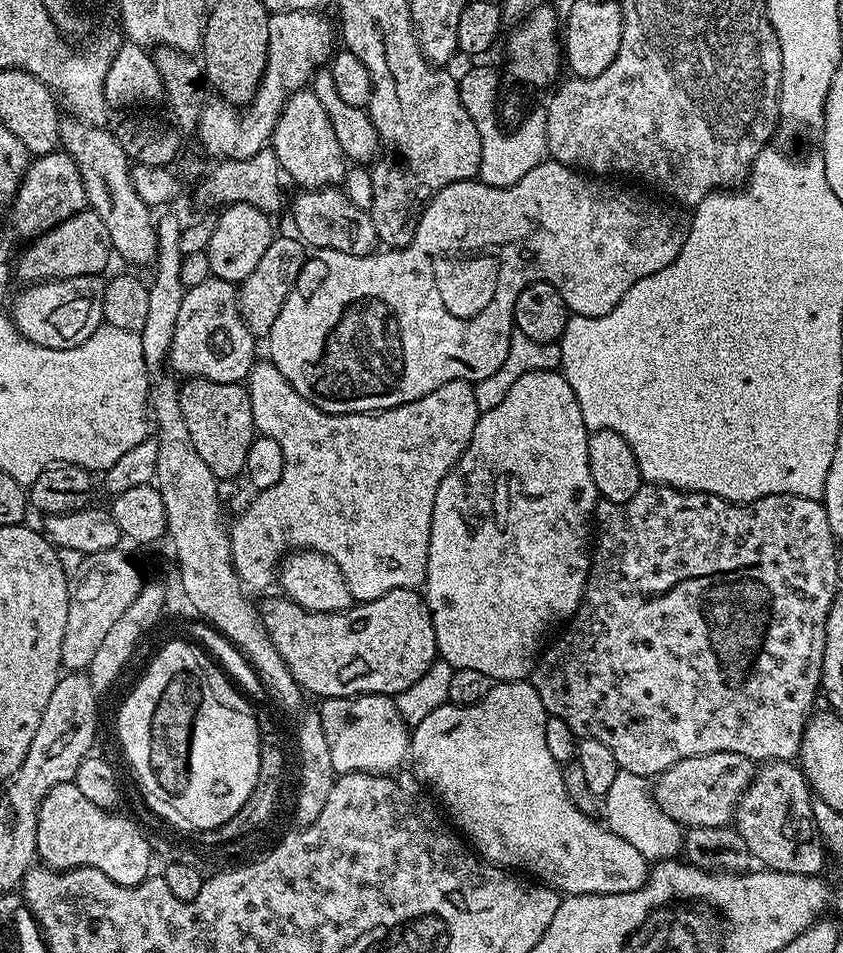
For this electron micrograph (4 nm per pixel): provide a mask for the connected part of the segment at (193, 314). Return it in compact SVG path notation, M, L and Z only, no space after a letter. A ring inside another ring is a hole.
M209 275L206 282L198 282L198 286L185 291L166 364L180 378L201 376L210 382L238 384L247 381L257 359L256 344L257 337L250 334L246 322L240 317L237 285Z

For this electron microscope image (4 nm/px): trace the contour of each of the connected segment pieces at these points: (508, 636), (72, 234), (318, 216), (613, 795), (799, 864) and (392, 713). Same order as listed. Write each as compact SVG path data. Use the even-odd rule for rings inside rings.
M556 370L522 374L522 378L518 378L518 382L510 386L510 390L506 390L506 398L502 398L502 402L498 402L494 410L480 413L480 421L474 426L474 434L470 438L468 449L461 454L458 462L446 474L446 478L442 478L438 494L434 494L428 573L422 585L422 595L428 602L428 609L434 622L434 638L439 659L451 664L453 669L465 667L480 670L495 682L528 680L540 658L542 645L545 643L544 635L551 628L559 629L561 625L575 617L580 608L580 601L584 599L584 587L588 584L590 521L598 503L594 478L590 474L589 435L588 428L582 422L582 412L578 400L574 398L574 390L570 382L566 382L563 374Z
M85 210L66 218L61 224L55 224L48 232L41 233L27 245L24 253L19 253L14 264L14 272L24 282L43 282L46 280L65 280L75 276L95 276L103 273L108 259L114 253L110 234L102 226L102 218L91 210Z
M339 187L305 188L297 192L292 200L292 224L296 227L295 235L309 249L325 248L359 256L377 251L378 241L369 210L359 209Z
M620 772L610 790L602 798L602 820L607 831L618 834L618 838L626 838L638 854L642 854L649 862L659 862L679 857L682 852L684 835L681 825L671 820L656 801L649 781L638 774Z
M770 760L757 767L750 786L736 805L734 827L742 834L746 846L765 869L786 874L820 876L824 868L824 848L816 837L816 816L812 813L810 795L804 773L795 763Z
M329 696L319 701L318 711L322 722L322 734L326 734L326 746L330 746L330 762L338 774L346 772L374 772L392 774L400 763L410 756L410 728L396 709L391 696Z

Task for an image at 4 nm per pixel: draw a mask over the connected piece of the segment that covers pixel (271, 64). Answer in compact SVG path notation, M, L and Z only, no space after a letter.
M273 12L268 17L268 57L266 58L266 70L262 82L258 86L255 98L251 104L239 108L235 104L226 104L219 98L212 98L203 105L200 121L194 136L200 139L200 144L213 158L223 159L250 159L258 150L266 146L266 141L272 135L274 118L280 115L281 108L287 104L288 99L294 93L307 89L311 85L312 77L316 75L316 69L323 68L329 63L333 55L332 32L334 36L334 24L320 12Z

